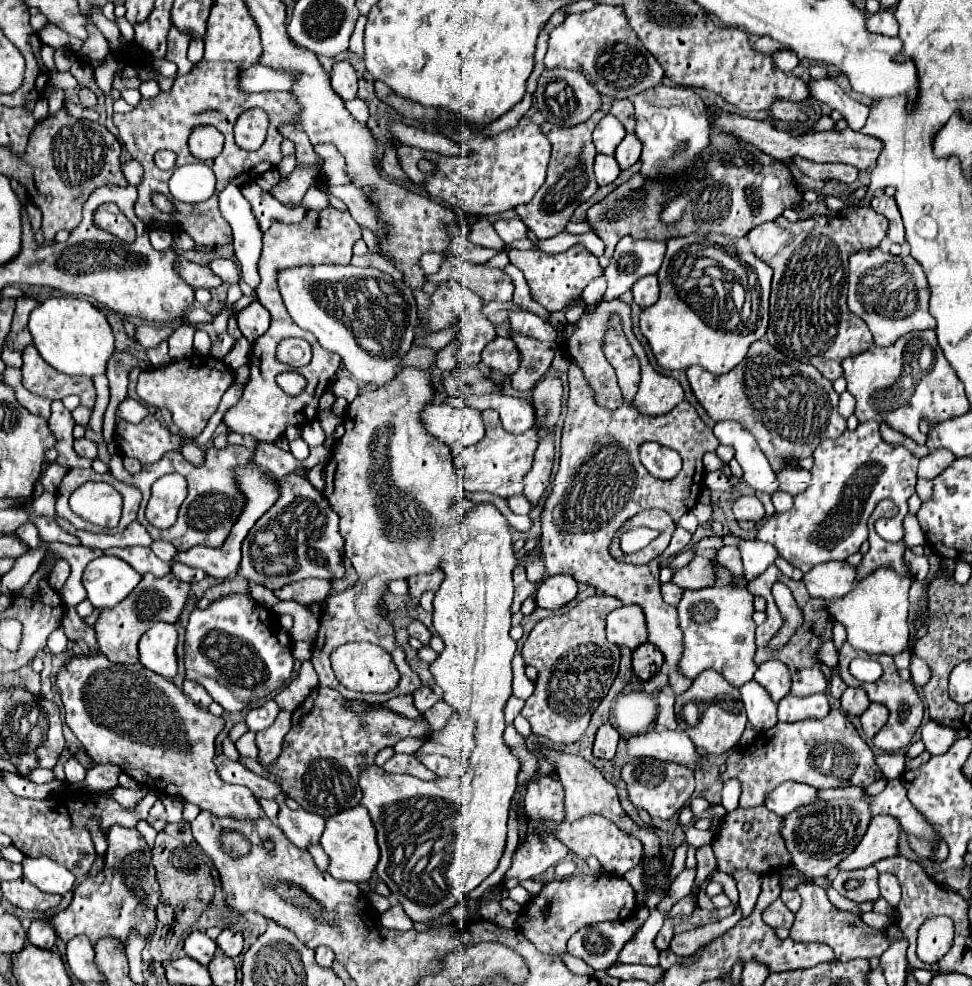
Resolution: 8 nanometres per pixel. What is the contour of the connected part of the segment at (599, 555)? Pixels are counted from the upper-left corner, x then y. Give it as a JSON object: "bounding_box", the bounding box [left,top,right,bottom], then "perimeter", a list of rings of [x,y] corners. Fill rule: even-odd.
{"bounding_box":[540,363,720,695],"perimeter":[[[570,363],[568,369],[568,383],[570,383],[570,397],[568,397],[568,415],[564,421],[562,431],[562,449],[560,449],[560,469],[552,481],[552,491],[544,501],[544,509],[540,515],[542,523],[542,555],[544,555],[545,573],[558,575],[566,573],[572,575],[578,583],[588,583],[596,591],[618,597],[624,605],[638,605],[644,611],[646,627],[648,627],[648,641],[654,643],[664,659],[666,669],[670,671],[670,687],[676,695],[684,693],[690,687],[690,679],[676,675],[676,659],[680,659],[680,629],[678,629],[678,615],[676,607],[664,603],[660,595],[660,563],[666,557],[674,557],[680,553],[688,541],[690,533],[682,531],[678,519],[688,513],[702,489],[704,467],[702,457],[708,451],[714,451],[720,443],[714,439],[712,429],[698,417],[696,409],[682,401],[676,409],[660,417],[638,417],[638,411],[628,409],[604,409],[596,405],[594,391],[588,385],[582,369],[578,363]],[[646,441],[656,441],[664,447],[676,449],[682,457],[682,471],[670,479],[660,481],[652,477],[644,465],[640,463],[640,445]],[[644,509],[664,509],[670,513],[672,521],[676,523],[676,531],[668,549],[644,565],[620,563],[610,555],[610,541],[614,539],[616,531],[636,513]]]}

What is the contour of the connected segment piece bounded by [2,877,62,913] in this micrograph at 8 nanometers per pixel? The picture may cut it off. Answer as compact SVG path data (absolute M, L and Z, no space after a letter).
M26 877L14 879L14 881L2 881L2 897L8 899L14 907L20 907L24 911L42 911L56 907L62 901L62 895L52 895L40 891L36 885L32 885Z

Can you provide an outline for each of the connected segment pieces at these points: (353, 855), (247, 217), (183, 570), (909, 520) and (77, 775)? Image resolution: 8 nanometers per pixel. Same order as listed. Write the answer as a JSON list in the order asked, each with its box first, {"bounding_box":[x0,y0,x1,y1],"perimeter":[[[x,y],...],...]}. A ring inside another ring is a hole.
[{"bounding_box":[320,805,380,883],"perimeter":[[[358,805],[354,809],[344,809],[344,811],[328,817],[326,829],[320,837],[320,845],[324,847],[326,855],[330,857],[328,873],[334,879],[354,881],[354,883],[370,881],[370,877],[378,865],[380,851],[378,851],[378,843],[376,843],[376,831],[374,831],[374,825],[370,821],[366,807]]]},{"bounding_box":[220,185,262,293],"perimeter":[[[228,185],[220,193],[220,213],[232,227],[234,233],[232,245],[242,265],[242,279],[256,293],[256,287],[260,283],[260,275],[256,267],[262,251],[262,231],[252,215],[250,203],[244,199],[244,195],[236,185]]]},{"bounding_box":[172,565,206,583],"perimeter":[[[176,565],[174,569],[172,569],[172,573],[178,577],[178,579],[182,579],[182,581],[186,581],[186,583],[194,583],[194,581],[202,581],[204,577],[206,577],[206,573],[202,571],[202,569],[192,569],[192,567],[184,567],[184,565]]]},{"bounding_box":[904,515,927,547],"perimeter":[[[906,515],[904,519],[904,529],[906,529],[906,547],[925,546],[927,541],[924,531],[920,529],[920,523],[916,519],[916,515]]]},{"bounding_box":[64,759,86,783],"perimeter":[[[70,759],[70,761],[64,765],[64,771],[66,771],[66,781],[68,781],[68,783],[80,783],[80,781],[84,781],[84,777],[86,777],[86,769],[84,769],[76,759]]]}]

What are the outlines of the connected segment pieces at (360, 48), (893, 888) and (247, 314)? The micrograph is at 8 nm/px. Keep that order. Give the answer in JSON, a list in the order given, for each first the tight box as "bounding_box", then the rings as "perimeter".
[{"bounding_box":[349,15,367,59],"perimeter":[[[360,15],[349,41],[349,49],[356,53],[361,59],[364,57],[364,30],[366,22],[367,17]]]},{"bounding_box":[878,873,900,907],"perimeter":[[[880,873],[878,877],[878,885],[880,885],[880,895],[892,905],[896,907],[896,903],[900,903],[900,883],[892,873]]]},{"bounding_box":[236,301,270,343],"perimeter":[[[258,301],[250,303],[236,317],[238,317],[238,327],[240,327],[242,335],[250,343],[254,343],[258,337],[262,337],[268,331],[268,327],[270,327],[270,315]]]}]

